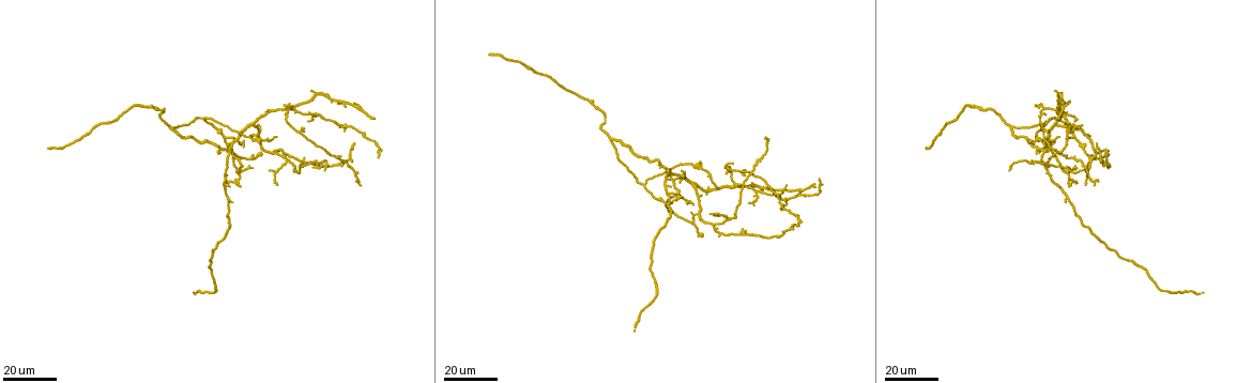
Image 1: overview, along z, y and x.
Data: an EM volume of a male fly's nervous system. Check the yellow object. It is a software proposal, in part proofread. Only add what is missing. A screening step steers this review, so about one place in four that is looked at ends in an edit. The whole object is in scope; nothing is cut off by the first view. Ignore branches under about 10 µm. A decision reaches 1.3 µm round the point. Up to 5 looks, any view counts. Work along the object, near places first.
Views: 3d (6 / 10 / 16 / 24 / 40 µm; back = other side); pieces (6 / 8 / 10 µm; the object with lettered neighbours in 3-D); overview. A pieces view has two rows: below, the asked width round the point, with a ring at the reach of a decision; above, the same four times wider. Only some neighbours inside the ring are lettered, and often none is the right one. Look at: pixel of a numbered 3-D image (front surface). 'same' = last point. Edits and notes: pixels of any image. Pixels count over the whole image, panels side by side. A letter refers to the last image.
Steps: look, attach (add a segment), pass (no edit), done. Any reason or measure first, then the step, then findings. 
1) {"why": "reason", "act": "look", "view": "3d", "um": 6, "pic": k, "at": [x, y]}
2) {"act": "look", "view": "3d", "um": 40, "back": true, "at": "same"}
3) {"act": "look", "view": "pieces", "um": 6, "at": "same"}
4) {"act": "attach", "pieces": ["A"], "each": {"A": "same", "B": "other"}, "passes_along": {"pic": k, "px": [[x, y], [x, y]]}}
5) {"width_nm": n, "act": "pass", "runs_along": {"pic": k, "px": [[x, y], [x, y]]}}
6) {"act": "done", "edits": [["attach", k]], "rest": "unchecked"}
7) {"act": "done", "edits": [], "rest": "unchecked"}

{"why": "end of a long branch", "act": "look", "view": "3d", "um": 24, "pic": 1, "at": [488, 55]}

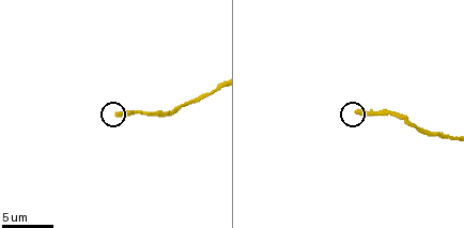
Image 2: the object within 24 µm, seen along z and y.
{"act": "look", "view": "pieces", "um": 10, "pic": 2, "at": [354, 111]}

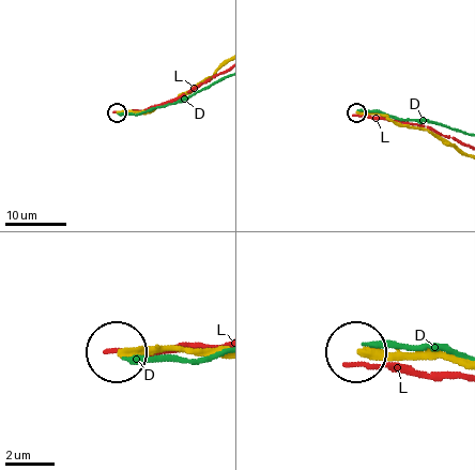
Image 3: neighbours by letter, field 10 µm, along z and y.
{"act": "pass", "each": {"D": "other", "L": "other"}, "runs_along": {"pic": 3, "px": [[207, 77], [150, 110], [117, 111]]}, "found": "no lettered segment goes on from it"}

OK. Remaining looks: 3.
{"why": "free end", "act": "look", "view": "3d", "um": 16, "pic": 1, "at": [1204, 291]}

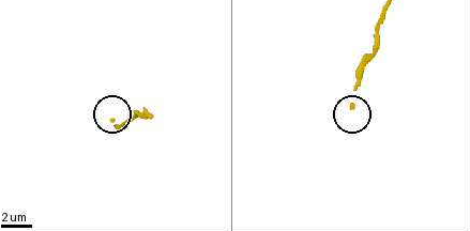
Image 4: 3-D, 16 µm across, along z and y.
{"act": "look", "view": "pieces", "um": 8, "pic": 4, "at": [113, 119]}

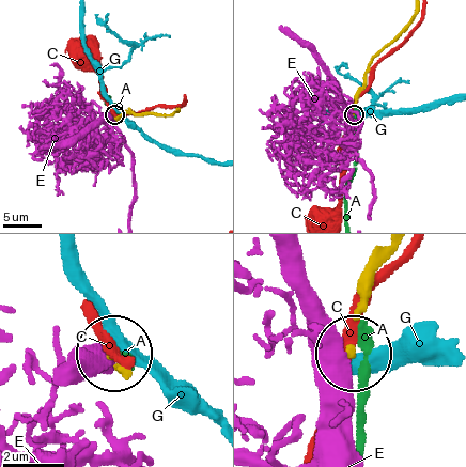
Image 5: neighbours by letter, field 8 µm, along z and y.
{"act": "pass", "each": {"A": "other", "C": "other", "E": "other", "G": "other"}, "runs_along": {"pic": 5, "px": [[395, 252], [370, 282], [352, 348]]}, "found": "no lettered segment goes on from it"}

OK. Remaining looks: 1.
{"act": "done", "edits": [], "rest": "unchecked"}

